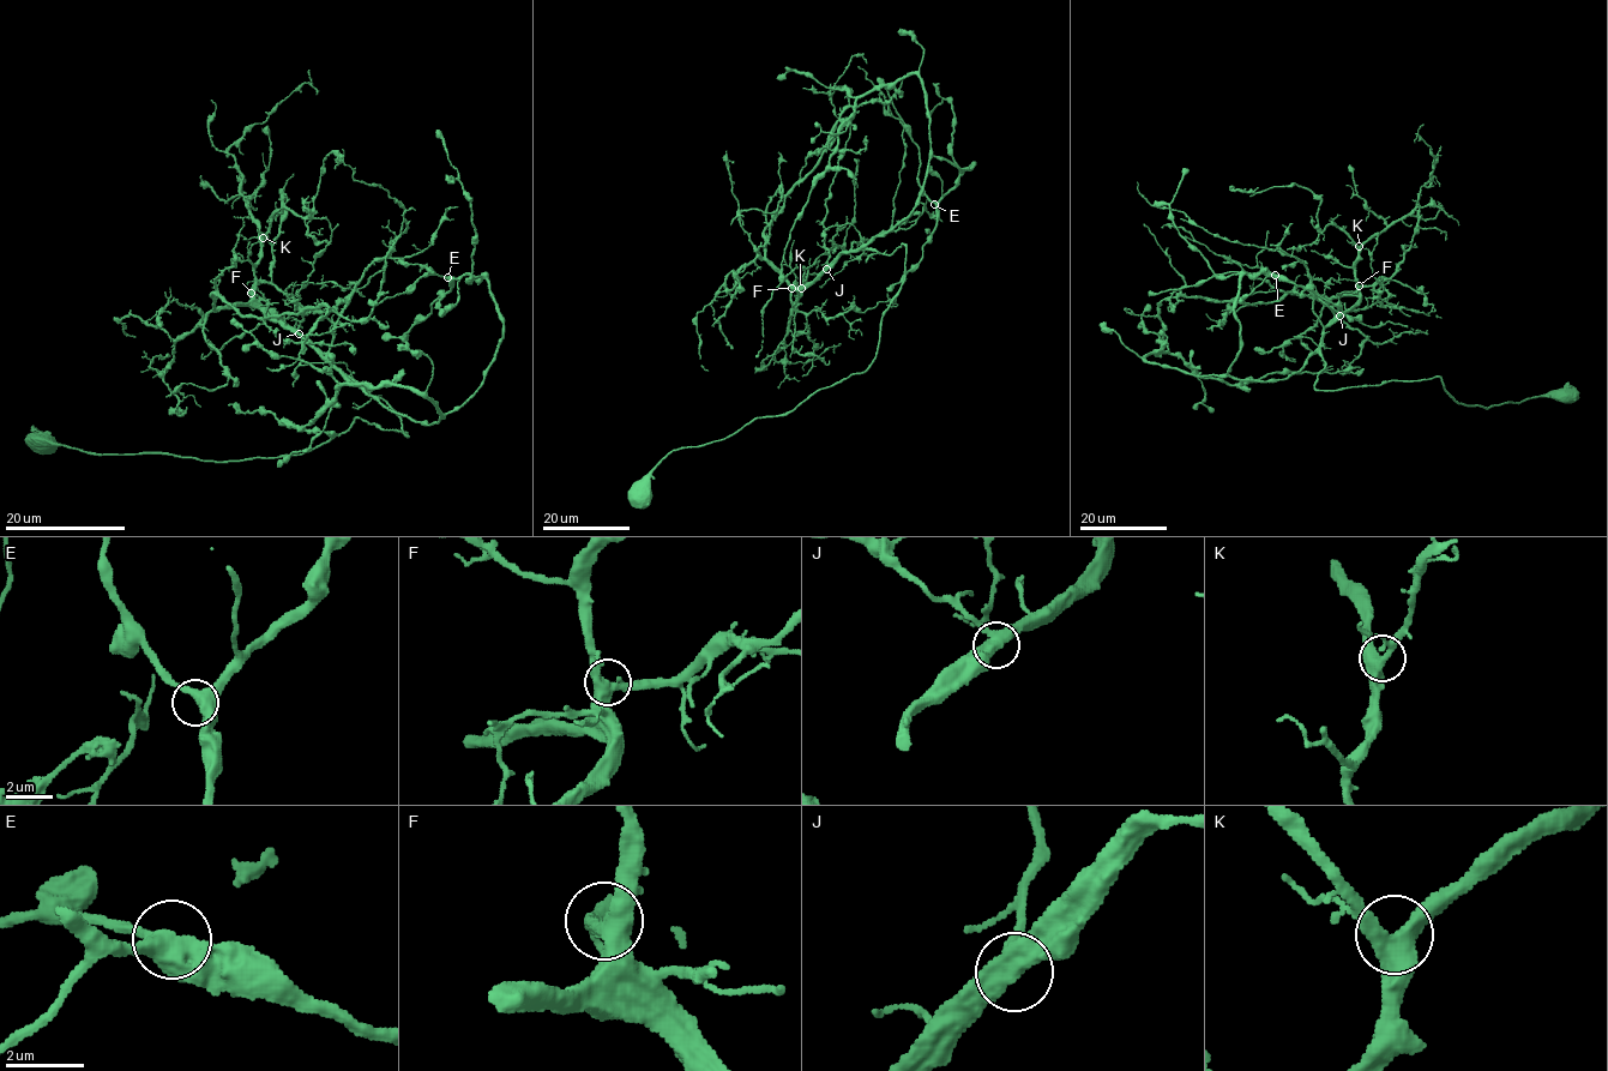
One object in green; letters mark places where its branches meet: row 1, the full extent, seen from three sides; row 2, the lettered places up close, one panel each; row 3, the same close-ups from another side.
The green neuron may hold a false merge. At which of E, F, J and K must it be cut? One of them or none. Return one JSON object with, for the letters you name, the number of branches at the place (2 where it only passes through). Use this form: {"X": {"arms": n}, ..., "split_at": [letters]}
{"split_at": []}

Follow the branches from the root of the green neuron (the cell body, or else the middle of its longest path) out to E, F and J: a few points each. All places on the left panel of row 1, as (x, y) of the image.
E: (42, 439), (232, 462), (355, 419), (407, 437), (353, 384), (431, 425), (501, 337), (489, 282), (447, 277)
F: (42, 439), (100, 455), (232, 462), (302, 455), (355, 419), (407, 437), (381, 398), (335, 371), (251, 293)
J: (42, 439), (100, 455), (232, 462), (302, 455), (355, 419), (407, 437), (381, 398), (299, 332)

